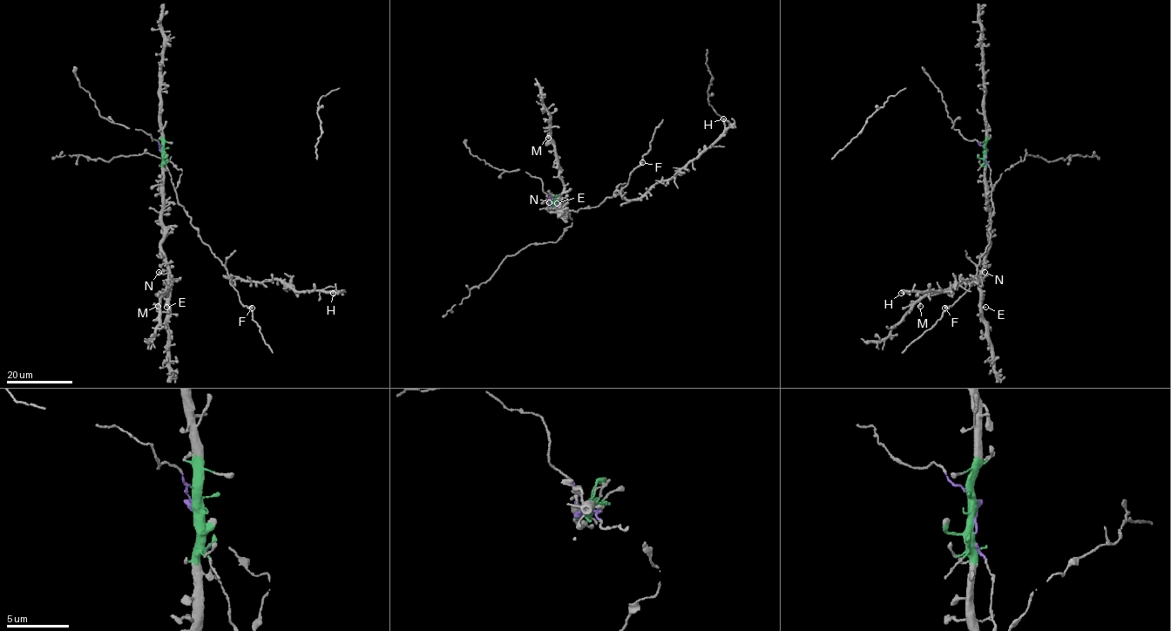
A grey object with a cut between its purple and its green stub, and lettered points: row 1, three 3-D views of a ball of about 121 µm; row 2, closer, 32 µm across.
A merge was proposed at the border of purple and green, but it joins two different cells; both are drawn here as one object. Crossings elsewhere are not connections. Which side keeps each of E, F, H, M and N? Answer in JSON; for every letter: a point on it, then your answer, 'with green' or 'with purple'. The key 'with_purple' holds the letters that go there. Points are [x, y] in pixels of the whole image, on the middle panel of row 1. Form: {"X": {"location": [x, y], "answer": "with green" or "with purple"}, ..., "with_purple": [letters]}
{"E": {"location": [557, 203], "answer": "with green"}, "F": {"location": [642, 162], "answer": "with purple"}, "H": {"location": [723, 118], "answer": "with purple"}, "M": {"location": [548, 138], "answer": "with green"}, "N": {"location": [549, 202], "answer": "with green"}, "with_purple": ["F", "H"]}

